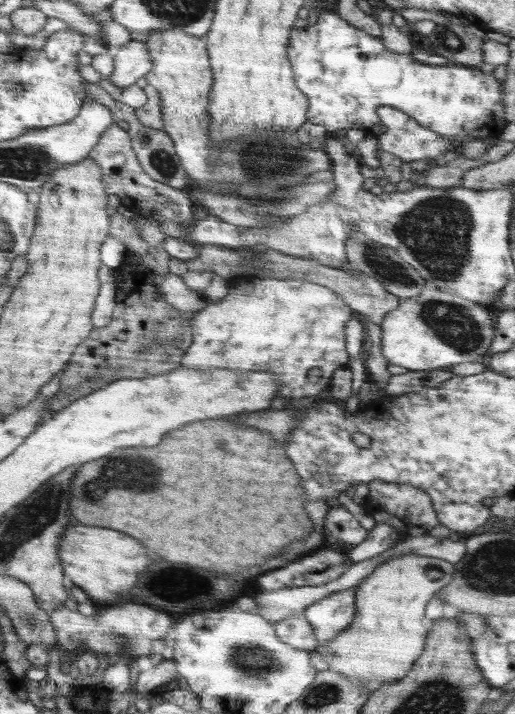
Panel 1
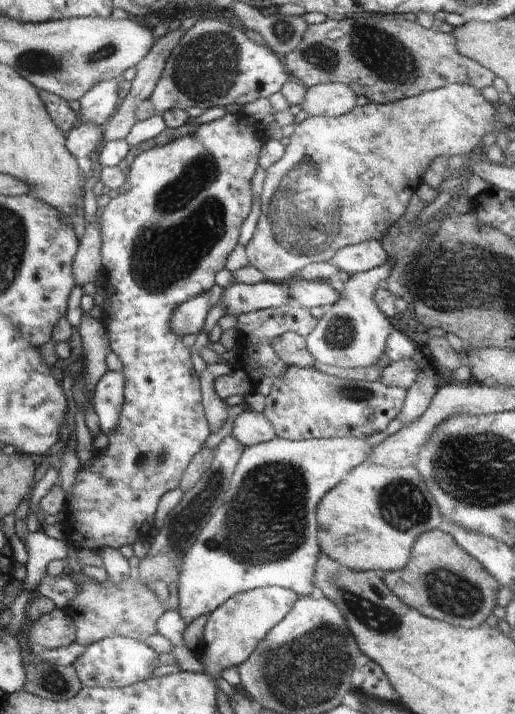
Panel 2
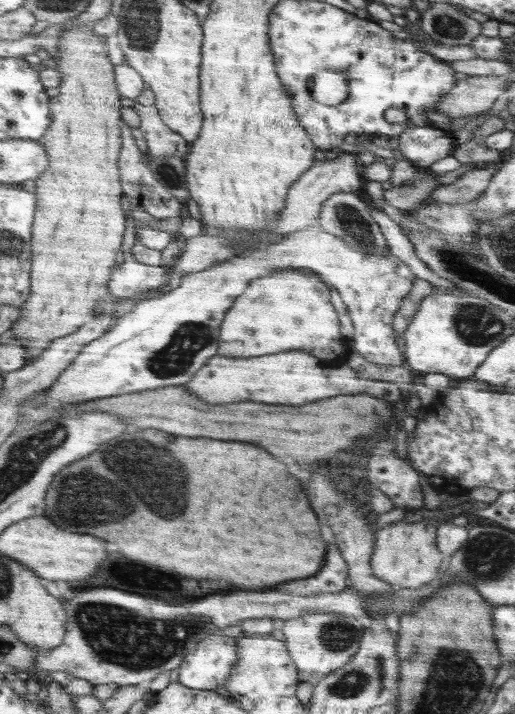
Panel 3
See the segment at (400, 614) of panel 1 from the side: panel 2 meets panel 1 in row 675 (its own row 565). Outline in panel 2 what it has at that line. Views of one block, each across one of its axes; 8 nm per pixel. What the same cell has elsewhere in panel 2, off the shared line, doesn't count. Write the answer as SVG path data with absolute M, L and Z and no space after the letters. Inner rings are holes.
M361 463L332 488L317 507L320 551L338 565L352 571L395 572L410 561L416 540L427 531L440 528L444 518L415 467Z

